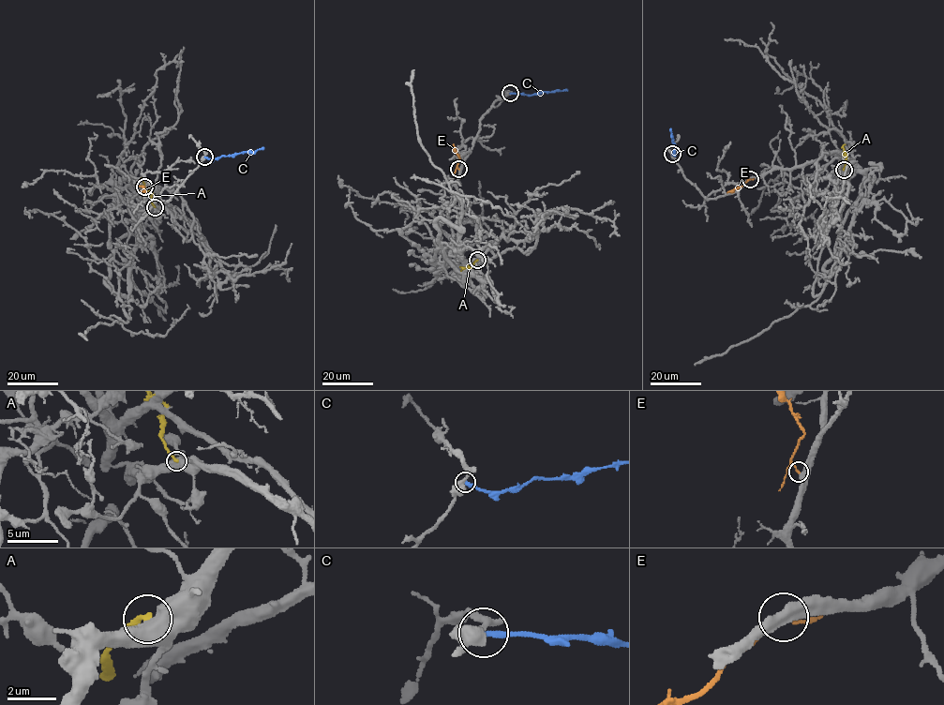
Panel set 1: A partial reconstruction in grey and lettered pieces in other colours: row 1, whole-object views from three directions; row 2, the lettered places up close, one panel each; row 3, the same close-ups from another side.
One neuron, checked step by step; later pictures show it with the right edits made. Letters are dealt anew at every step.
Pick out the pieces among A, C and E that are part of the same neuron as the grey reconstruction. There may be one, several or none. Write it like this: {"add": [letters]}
{"add": ["E"]}

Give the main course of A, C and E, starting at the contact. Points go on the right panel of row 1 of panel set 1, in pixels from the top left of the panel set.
A: (844, 170), (845, 144)
C: (672, 154), (675, 144), (670, 128)
E: (750, 179), (726, 192)

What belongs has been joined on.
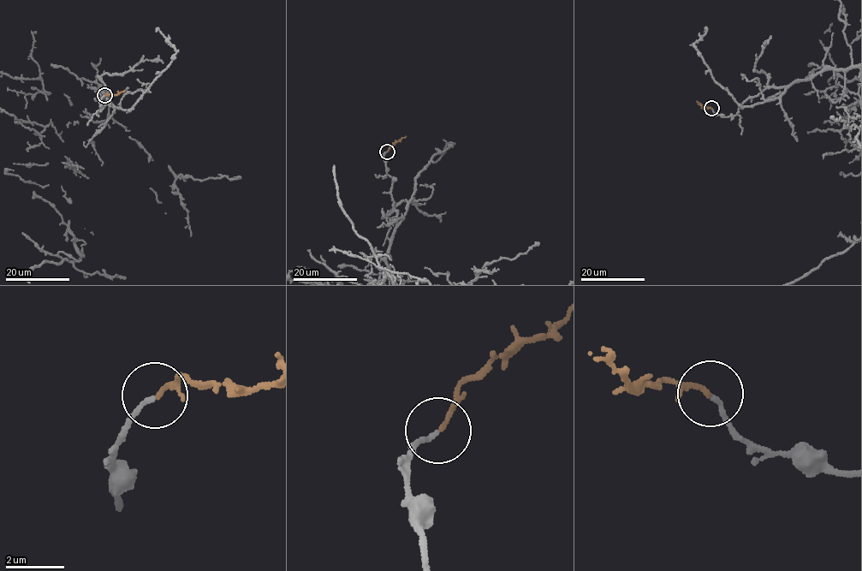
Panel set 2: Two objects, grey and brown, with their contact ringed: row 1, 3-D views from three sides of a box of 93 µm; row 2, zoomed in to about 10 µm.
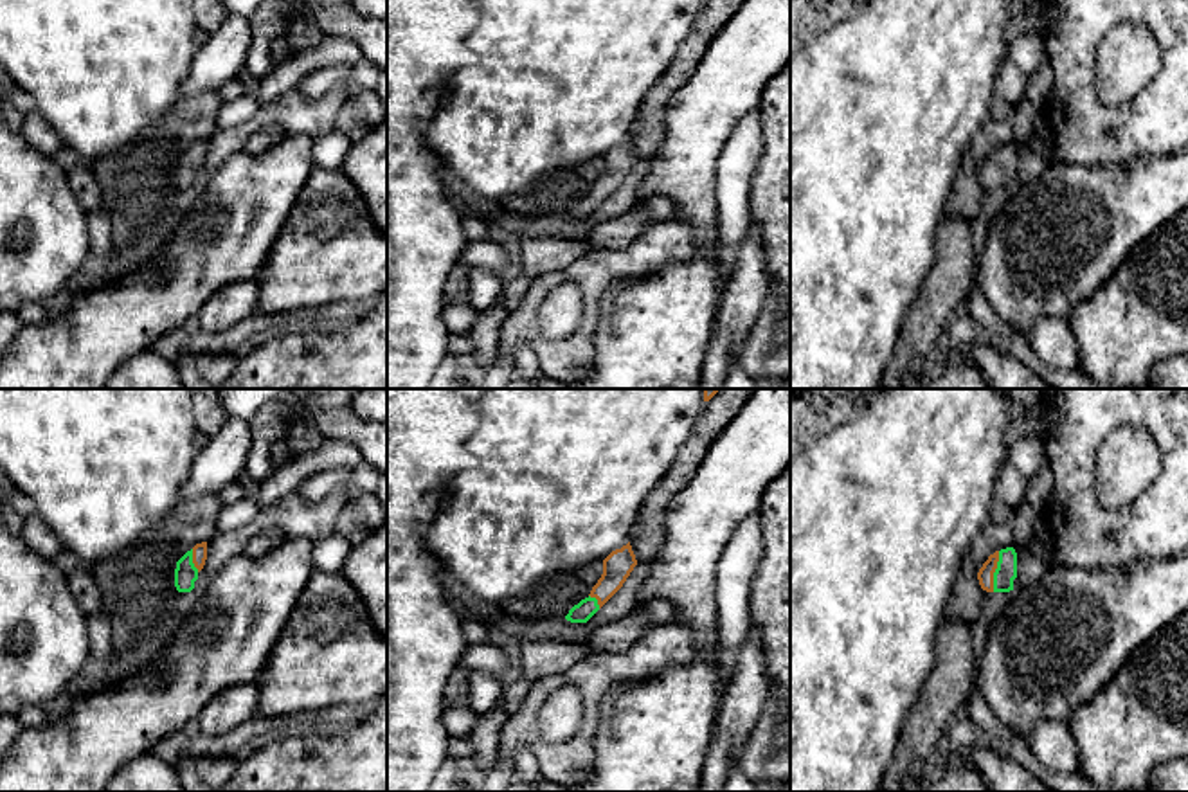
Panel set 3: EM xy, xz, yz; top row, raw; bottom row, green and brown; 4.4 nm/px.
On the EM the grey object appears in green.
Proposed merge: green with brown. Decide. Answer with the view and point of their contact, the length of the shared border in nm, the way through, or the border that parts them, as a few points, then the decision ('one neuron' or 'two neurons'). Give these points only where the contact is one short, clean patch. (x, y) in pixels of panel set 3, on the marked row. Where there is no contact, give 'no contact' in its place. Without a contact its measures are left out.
meets green in yz at (996, 571); contact 190 nm long; runs through yz (1007, 567), (996, 571), (985, 575); one neuron

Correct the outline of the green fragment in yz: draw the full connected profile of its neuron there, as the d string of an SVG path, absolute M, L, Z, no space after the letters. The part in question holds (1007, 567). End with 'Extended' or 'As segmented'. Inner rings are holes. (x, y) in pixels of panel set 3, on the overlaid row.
M1013 547L995 551L977 572L977 580L986 592L1010 592L1017 578L1017 553Z. Extended

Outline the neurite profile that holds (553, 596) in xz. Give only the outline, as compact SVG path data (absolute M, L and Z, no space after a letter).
M603 562L556 572L544 578L531 592L504 603L500 610L526 621L565 617L574 605L589 598L601 574Z

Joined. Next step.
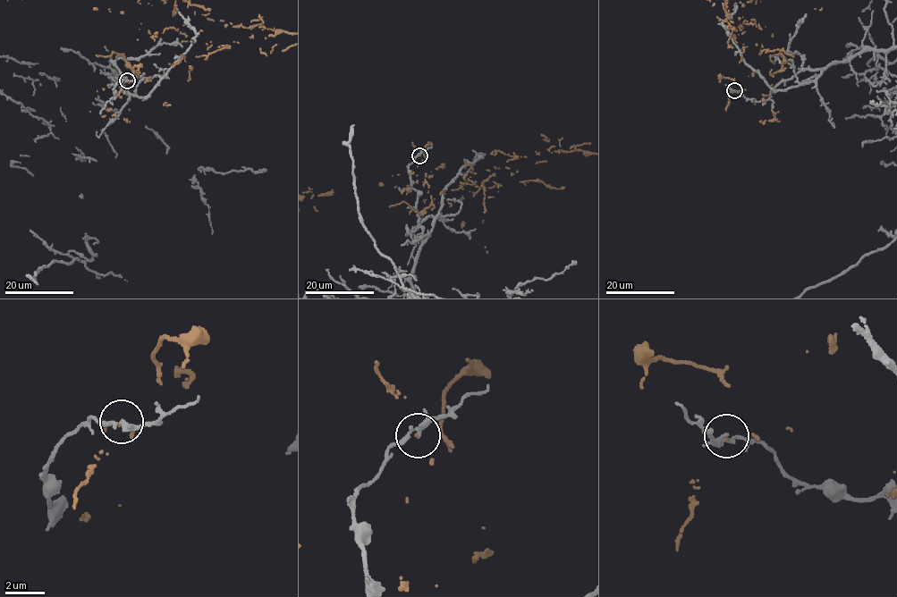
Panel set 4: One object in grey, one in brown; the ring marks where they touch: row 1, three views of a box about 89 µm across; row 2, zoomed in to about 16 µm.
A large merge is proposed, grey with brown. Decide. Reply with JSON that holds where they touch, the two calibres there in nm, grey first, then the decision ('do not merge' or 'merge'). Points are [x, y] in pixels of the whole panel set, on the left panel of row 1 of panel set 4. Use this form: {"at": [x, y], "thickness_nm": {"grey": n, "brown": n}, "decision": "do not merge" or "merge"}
{"at": [127, 80], "thickness_nm": {"grey": 180, "brown": 50}, "decision": "do not merge"}

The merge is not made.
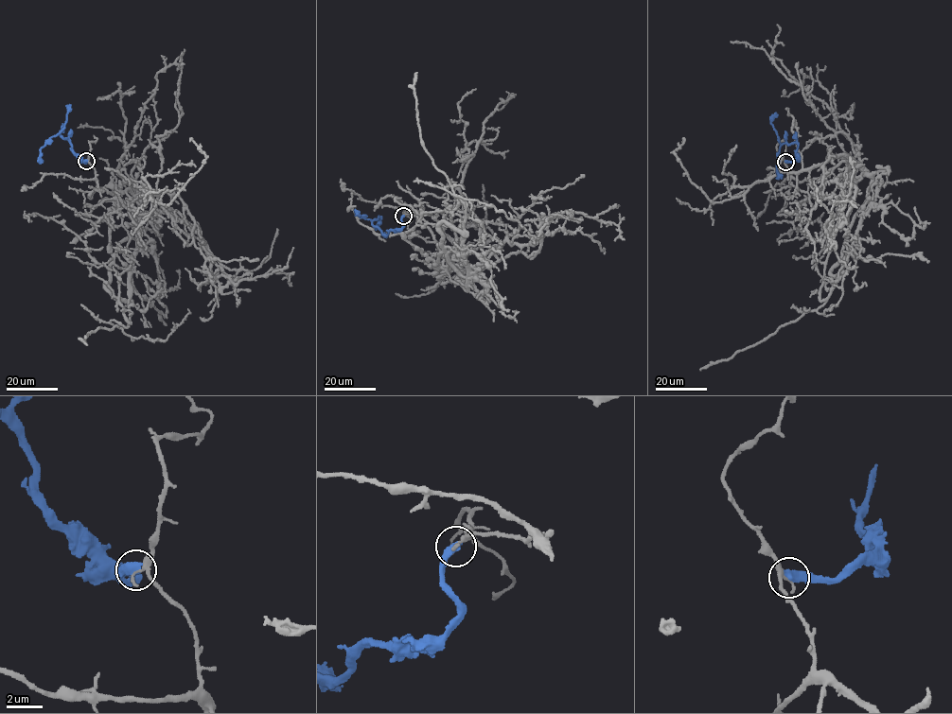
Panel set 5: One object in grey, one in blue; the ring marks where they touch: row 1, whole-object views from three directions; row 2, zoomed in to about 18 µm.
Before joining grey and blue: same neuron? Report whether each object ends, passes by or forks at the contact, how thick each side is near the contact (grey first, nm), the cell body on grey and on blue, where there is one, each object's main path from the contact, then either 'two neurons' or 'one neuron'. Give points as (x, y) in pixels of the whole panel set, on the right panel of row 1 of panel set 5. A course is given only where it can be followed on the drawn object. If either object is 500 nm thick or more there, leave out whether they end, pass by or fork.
calibres 200 and 550 nm; soma grey none; soma blue none; course grey (785, 162), (800, 182), (849, 162), (876, 194), (824, 299), (821, 223), (802, 223), (778, 241); course blue (785, 161), (797, 159), (795, 143), (784, 143), (780, 147), (776, 165), (777, 173), (782, 178); two neurons

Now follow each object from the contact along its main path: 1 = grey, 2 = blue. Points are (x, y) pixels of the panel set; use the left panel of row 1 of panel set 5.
1: (86, 161), (99, 189), (128, 189), (137, 202), (131, 322), (115, 270), (62, 224), (35, 213), (28, 222)
2: (86, 161), (84, 163), (67, 139), (59, 133), (41, 148), (41, 163)

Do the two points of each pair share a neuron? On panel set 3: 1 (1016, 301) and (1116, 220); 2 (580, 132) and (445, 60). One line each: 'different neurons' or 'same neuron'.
1: same neuron
2: different neurons

